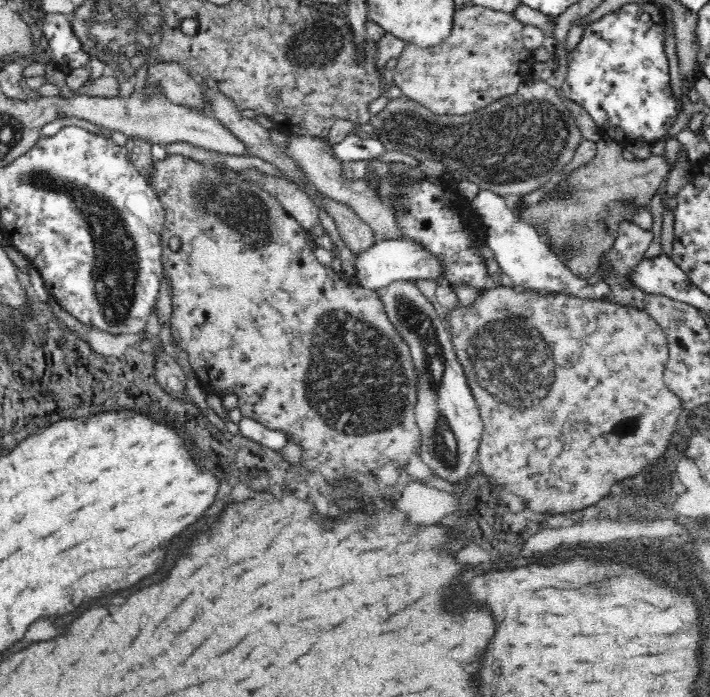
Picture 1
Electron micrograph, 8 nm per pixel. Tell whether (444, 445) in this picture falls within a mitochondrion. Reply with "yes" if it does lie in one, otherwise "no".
yes

